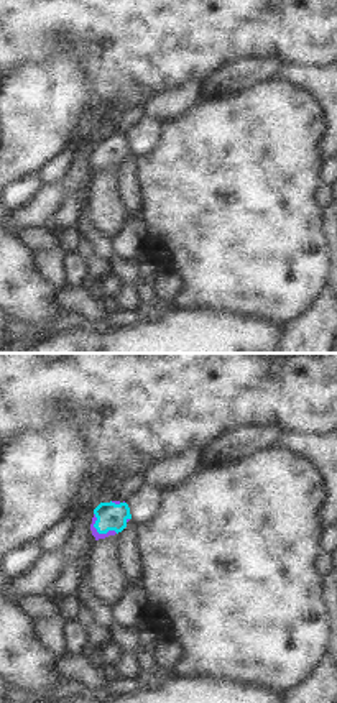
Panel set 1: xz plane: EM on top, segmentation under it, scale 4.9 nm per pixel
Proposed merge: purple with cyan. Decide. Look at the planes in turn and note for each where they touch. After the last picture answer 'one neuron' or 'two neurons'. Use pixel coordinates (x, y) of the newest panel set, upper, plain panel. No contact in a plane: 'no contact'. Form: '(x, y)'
(97, 165)

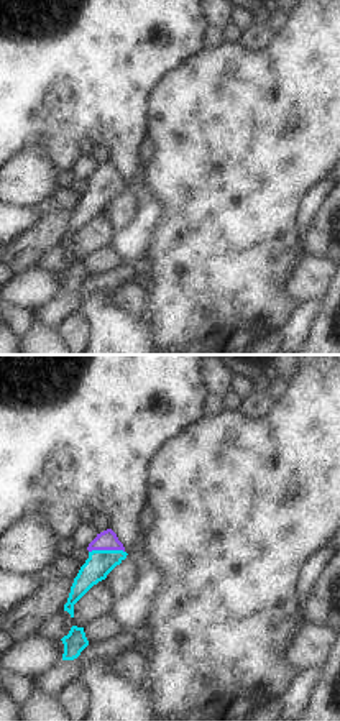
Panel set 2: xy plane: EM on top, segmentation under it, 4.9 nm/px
(105, 181)

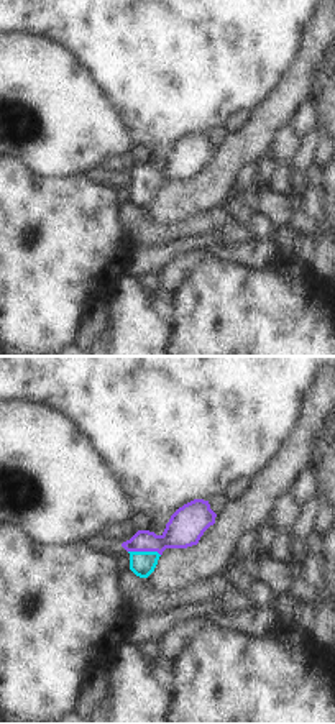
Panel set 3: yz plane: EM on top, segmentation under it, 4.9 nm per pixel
(145, 183)

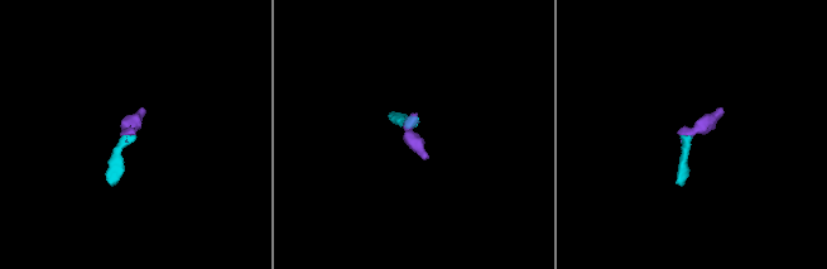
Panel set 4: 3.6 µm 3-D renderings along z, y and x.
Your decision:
one neuron

